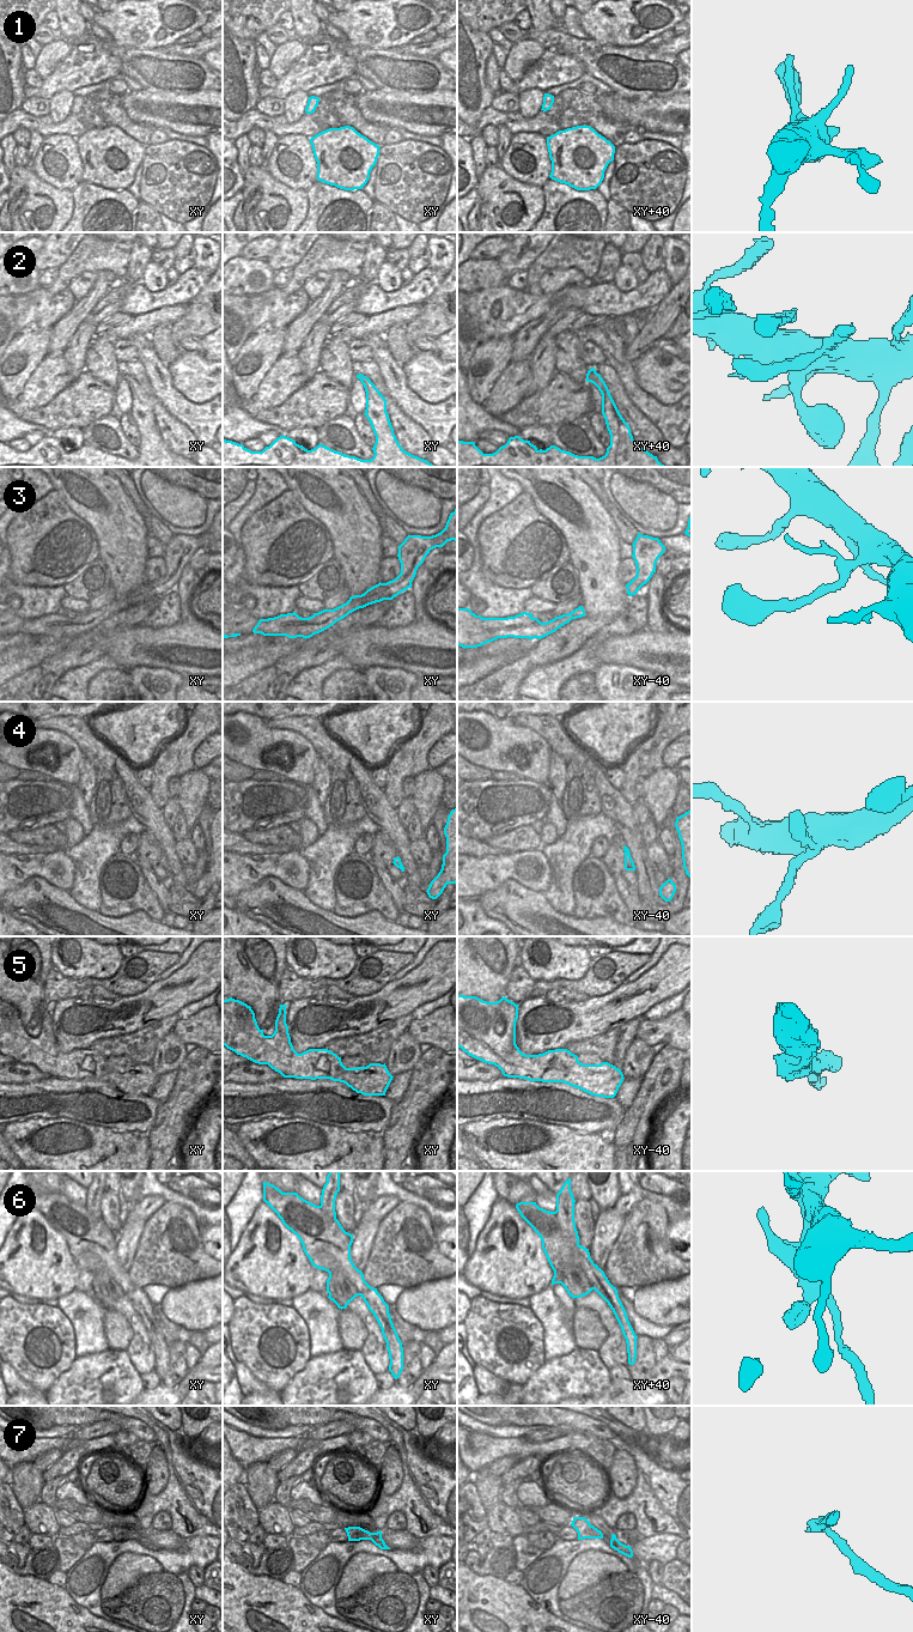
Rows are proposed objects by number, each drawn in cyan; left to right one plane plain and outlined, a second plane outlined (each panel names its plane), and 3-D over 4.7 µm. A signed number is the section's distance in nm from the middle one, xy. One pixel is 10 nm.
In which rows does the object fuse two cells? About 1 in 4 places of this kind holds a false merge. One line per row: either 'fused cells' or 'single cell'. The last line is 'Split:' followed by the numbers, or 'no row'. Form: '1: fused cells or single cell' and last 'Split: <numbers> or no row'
1: single cell
2: single cell
3: single cell
4: single cell
5: single cell
6: fused cells
7: fused cells
Split: 6, 7

